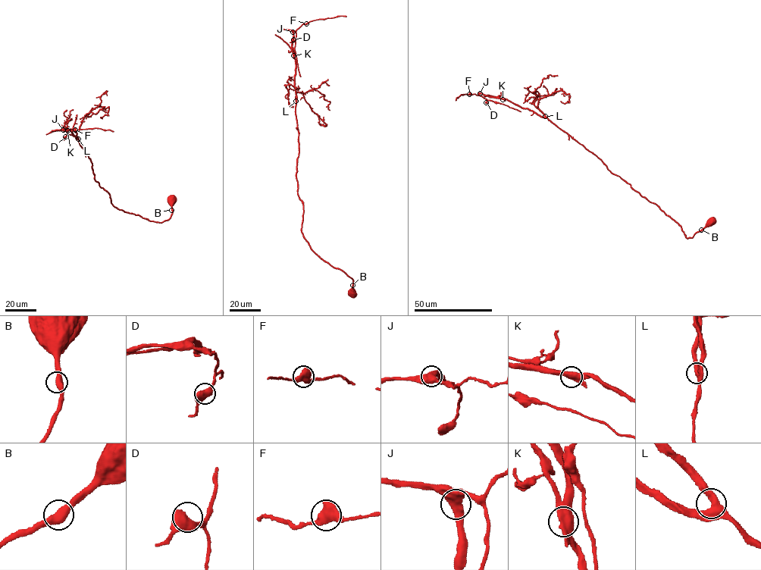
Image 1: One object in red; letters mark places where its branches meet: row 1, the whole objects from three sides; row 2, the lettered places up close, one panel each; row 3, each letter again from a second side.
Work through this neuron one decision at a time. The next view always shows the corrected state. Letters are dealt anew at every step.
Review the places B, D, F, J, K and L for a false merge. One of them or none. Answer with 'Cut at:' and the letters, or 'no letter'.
Cut at: no letter

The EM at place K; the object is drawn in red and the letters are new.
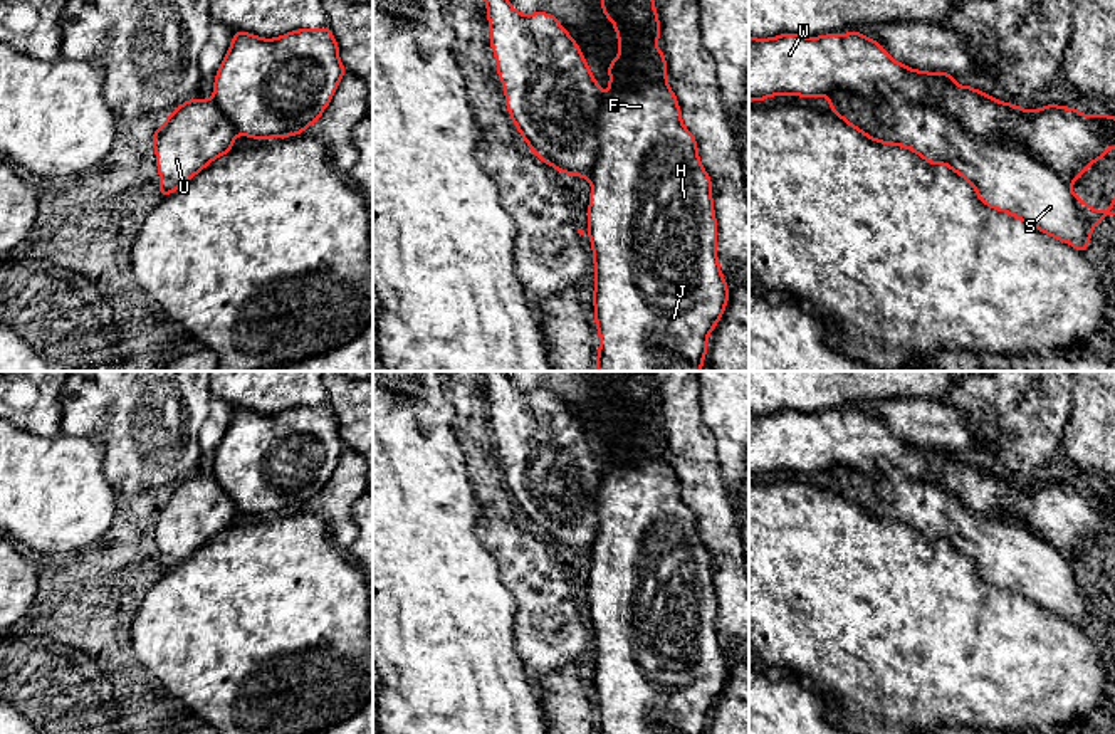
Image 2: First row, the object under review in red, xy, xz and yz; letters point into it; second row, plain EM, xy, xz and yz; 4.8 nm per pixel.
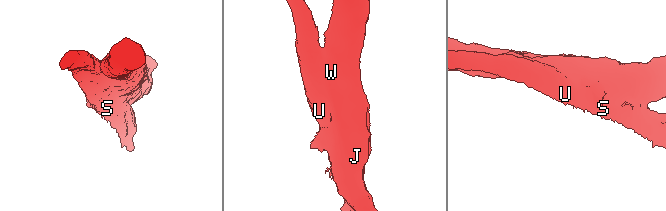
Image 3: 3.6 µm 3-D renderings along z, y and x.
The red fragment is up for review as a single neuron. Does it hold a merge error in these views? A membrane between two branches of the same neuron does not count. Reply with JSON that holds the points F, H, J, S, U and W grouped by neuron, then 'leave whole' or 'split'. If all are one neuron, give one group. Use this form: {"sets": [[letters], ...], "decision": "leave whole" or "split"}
{"sets": [["F", "H", "J", "S", "U", "W"]], "decision": "leave whole"}

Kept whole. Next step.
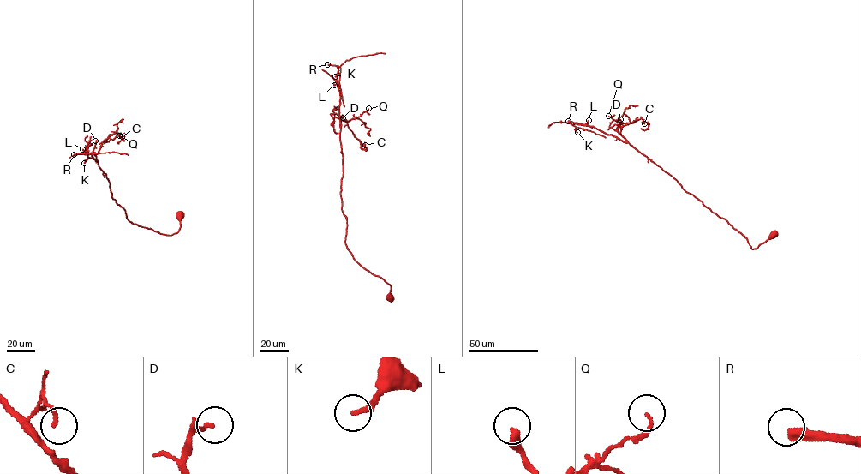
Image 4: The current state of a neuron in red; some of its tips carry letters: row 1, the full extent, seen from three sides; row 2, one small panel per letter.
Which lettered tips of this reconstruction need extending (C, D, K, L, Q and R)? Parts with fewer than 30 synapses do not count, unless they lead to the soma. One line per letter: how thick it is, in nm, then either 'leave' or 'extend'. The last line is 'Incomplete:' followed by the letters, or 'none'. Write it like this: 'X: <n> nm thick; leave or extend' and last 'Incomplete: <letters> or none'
C: 150 nm thick; leave
D: 110 nm thick; extend
K: 200 nm thick; leave
L: 280 nm thick; extend
Q: 140 nm thick; leave
R: 340 nm thick; extend
Incomplete: D, L, R

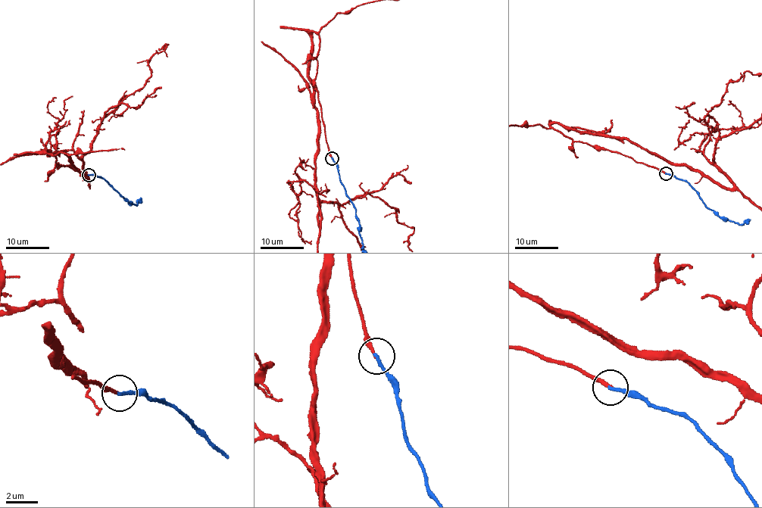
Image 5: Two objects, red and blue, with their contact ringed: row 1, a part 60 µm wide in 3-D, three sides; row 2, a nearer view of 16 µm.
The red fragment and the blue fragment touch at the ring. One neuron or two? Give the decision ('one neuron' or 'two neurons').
one neuron

